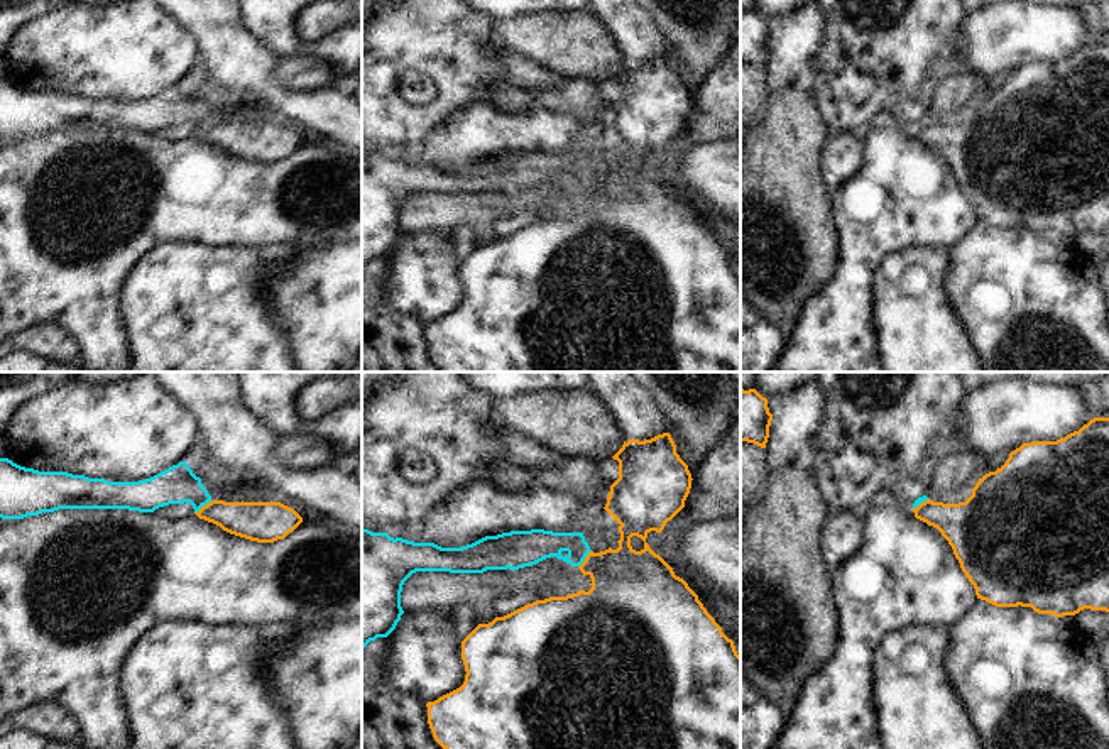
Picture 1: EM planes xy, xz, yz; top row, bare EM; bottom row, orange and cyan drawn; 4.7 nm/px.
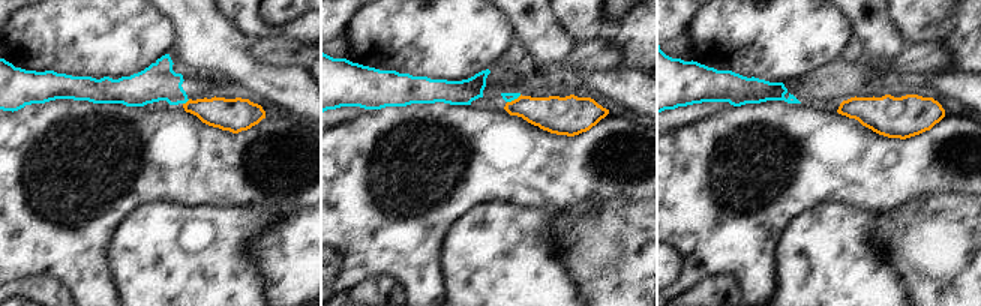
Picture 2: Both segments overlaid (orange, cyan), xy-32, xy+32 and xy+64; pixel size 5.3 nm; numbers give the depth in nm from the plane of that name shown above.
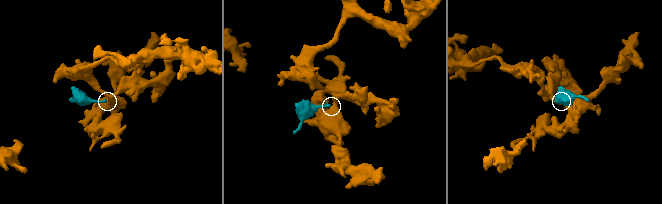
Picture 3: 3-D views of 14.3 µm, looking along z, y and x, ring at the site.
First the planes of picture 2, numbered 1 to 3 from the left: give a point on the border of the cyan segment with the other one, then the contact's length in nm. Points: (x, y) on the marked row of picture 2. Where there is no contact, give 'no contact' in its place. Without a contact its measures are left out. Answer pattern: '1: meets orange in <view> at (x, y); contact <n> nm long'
1: meets orange in xy-32 at (188, 101); contact 50 nm long
2: meets orange in xy+32 at (515, 99); contact 90 nm long
3: no contact

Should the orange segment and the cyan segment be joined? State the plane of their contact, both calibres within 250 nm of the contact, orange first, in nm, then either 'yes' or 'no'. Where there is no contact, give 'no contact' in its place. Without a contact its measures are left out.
xy | 180/180 nm | no

